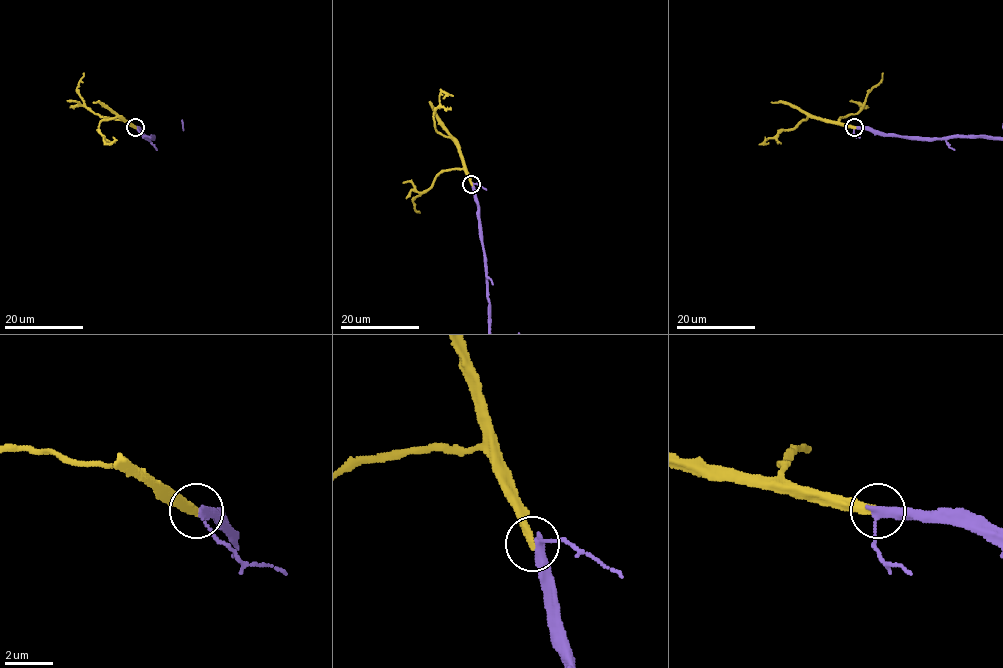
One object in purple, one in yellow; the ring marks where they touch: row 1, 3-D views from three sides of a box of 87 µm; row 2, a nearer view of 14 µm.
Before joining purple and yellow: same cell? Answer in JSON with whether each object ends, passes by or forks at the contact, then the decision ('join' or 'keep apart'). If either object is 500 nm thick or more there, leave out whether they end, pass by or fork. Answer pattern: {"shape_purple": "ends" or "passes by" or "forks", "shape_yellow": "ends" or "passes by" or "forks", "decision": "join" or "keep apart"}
{"shape_purple": "passes by", "shape_yellow": "ends", "decision": "join"}

